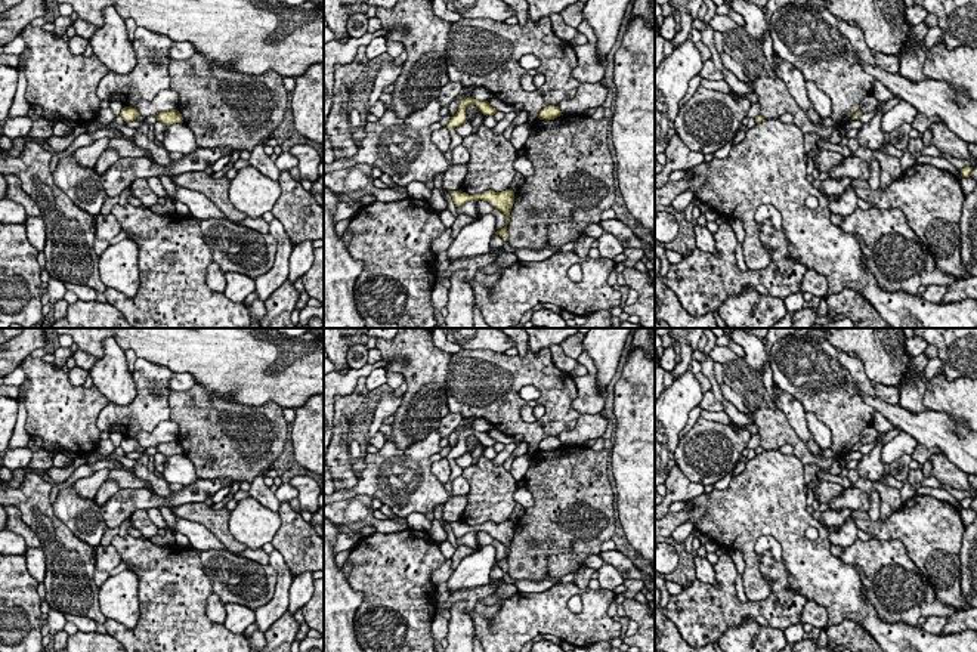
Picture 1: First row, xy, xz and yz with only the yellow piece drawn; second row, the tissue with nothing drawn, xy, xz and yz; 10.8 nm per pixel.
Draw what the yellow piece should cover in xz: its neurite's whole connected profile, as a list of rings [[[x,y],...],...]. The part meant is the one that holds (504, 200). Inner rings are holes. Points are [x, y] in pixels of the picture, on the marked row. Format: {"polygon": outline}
{"polygon": [[[460,189],[460,191],[449,191],[449,194],[452,197],[455,207],[461,207],[472,200],[474,201],[486,200],[492,207],[503,211],[505,214],[505,226],[497,231],[495,234],[500,235],[503,241],[508,241],[507,225],[510,222],[510,211],[514,204],[514,191],[505,189],[501,192],[495,192],[489,189],[489,191],[485,191],[483,194],[469,195]]]}

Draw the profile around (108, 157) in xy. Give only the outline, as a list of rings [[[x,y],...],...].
[[[105,149],[95,164],[95,170],[103,174],[117,160],[120,154],[115,149]]]

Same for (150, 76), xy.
[[[137,27],[133,37],[137,47],[135,69],[129,74],[108,71],[98,86],[98,98],[136,109],[140,101],[151,102],[161,90],[170,89],[168,50],[173,43],[167,35]]]

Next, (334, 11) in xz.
[[[324,0],[324,19],[337,40],[344,38],[347,34],[346,19],[349,4],[355,4],[353,0]]]

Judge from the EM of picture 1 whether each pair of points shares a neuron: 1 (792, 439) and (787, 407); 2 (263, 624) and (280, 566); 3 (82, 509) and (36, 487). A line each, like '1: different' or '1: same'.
1: different
2: same
3: different

